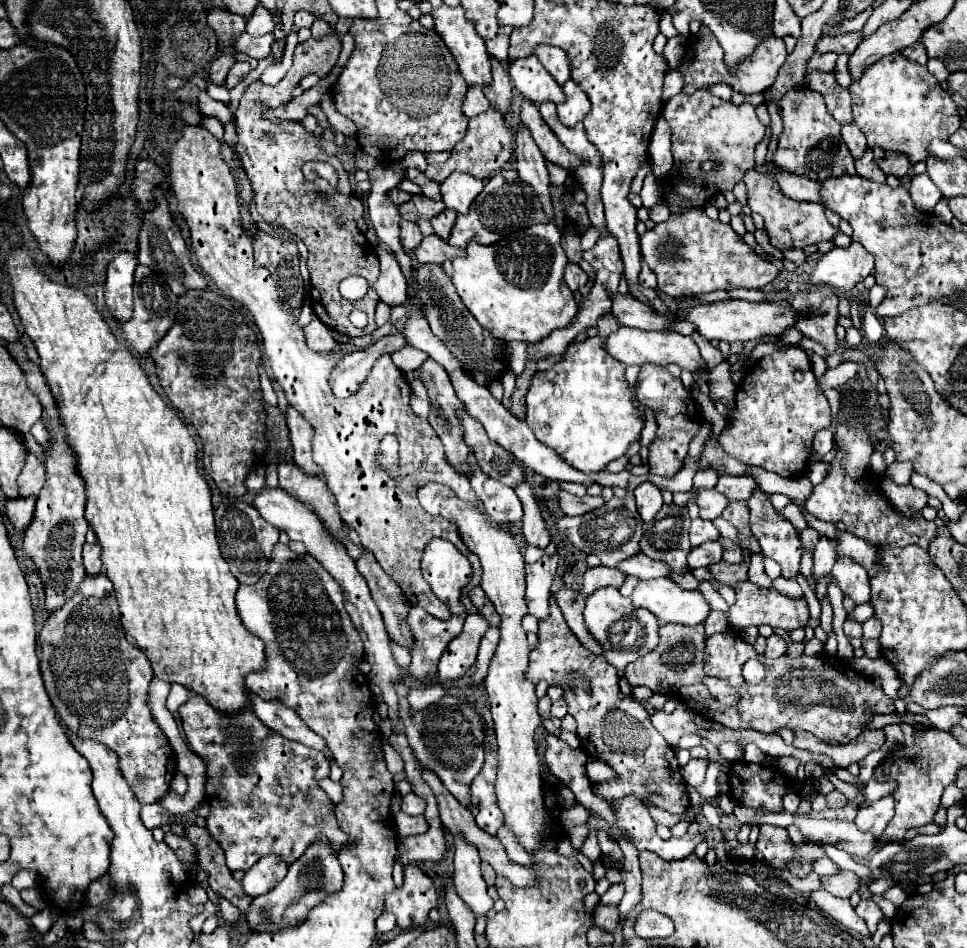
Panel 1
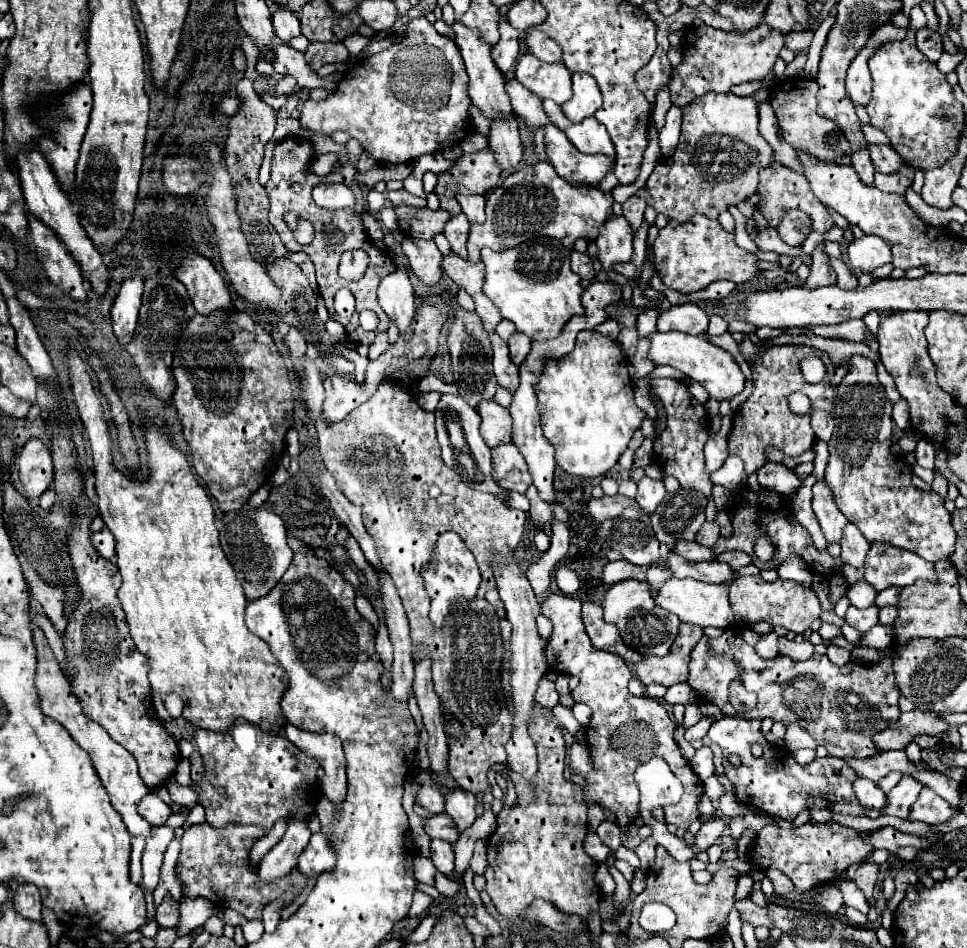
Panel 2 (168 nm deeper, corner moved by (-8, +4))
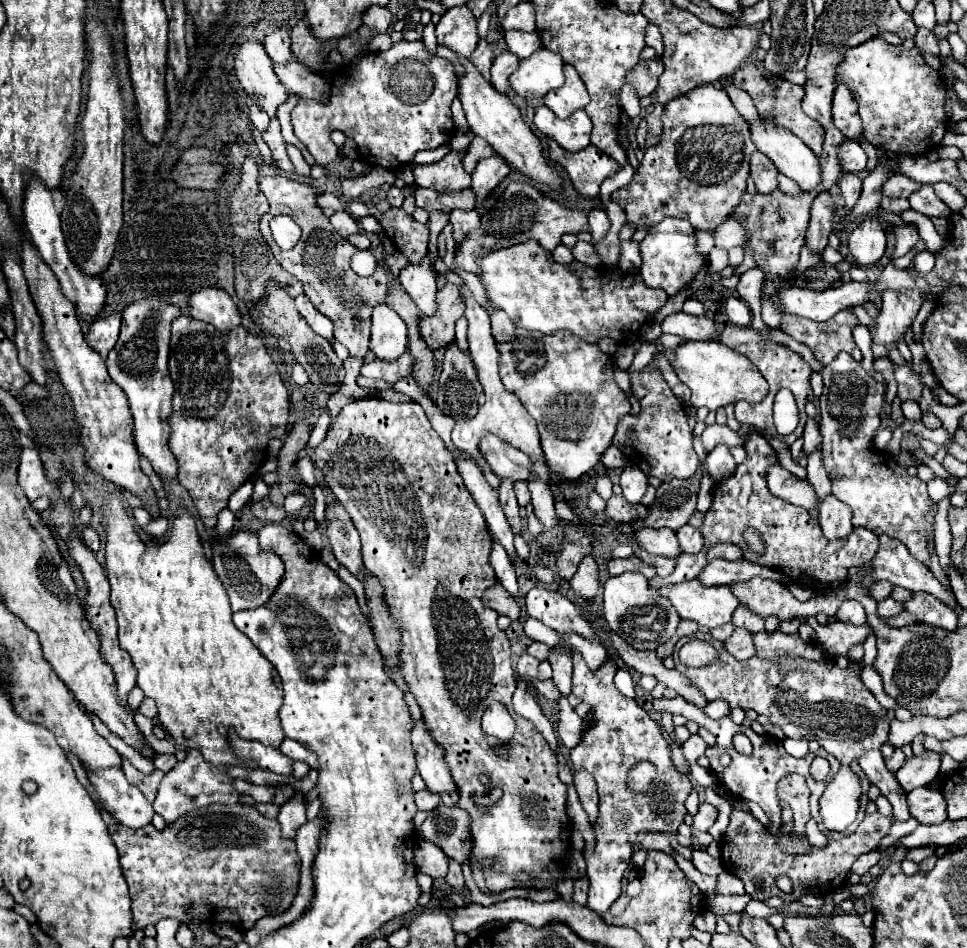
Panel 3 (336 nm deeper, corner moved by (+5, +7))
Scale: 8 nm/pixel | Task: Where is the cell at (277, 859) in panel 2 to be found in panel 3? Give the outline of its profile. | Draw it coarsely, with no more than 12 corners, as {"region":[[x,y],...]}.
{"region":[[296,792],[278,814],[282,838],[306,822],[306,802]]}

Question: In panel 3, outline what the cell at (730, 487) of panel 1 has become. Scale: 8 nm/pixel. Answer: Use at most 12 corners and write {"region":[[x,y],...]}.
{"region":[[768,468],[772,494],[794,506],[818,506],[814,488],[784,470]]}

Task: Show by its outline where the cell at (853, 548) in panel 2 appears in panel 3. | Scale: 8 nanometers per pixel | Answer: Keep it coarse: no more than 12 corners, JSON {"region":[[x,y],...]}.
{"region":[[834,496],[820,504],[826,540],[848,538],[854,530],[850,508]]}

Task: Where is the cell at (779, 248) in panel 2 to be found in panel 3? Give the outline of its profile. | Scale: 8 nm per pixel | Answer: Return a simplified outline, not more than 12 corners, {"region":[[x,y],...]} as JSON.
{"region":[[730,216],[716,230],[716,246],[748,244],[742,220]]}

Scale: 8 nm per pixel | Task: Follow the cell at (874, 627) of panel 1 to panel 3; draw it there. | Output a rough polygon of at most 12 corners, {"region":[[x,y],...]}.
{"region":[[884,598],[878,602],[878,614],[882,618],[898,616],[902,604]]}

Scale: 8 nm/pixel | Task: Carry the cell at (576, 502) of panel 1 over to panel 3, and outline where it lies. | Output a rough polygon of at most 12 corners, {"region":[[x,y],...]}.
{"region":[[612,496],[604,514],[614,522],[630,524],[646,516],[642,504],[628,504],[624,496]]}

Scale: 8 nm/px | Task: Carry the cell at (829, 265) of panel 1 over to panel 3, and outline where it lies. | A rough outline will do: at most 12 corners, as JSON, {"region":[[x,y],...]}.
{"region":[[864,220],[846,246],[858,266],[876,264],[886,248],[880,220]]}

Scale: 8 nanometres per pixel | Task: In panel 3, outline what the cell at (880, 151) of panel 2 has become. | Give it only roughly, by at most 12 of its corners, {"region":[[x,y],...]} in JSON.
{"region":[[856,140],[840,148],[844,172],[866,170],[868,156]]}

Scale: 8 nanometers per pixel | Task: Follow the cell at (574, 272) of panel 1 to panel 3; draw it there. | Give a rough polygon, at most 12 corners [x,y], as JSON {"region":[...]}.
{"region":[[564,244],[556,246],[552,252],[558,264],[574,262],[572,250]]}

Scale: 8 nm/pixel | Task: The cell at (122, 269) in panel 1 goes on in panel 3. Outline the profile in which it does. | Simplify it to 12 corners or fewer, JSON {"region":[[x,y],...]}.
{"region":[[122,314],[96,318],[88,344],[102,358],[118,340]]}

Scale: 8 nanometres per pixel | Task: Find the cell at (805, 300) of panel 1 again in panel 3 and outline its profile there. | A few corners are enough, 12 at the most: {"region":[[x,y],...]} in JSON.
{"region":[[828,192],[812,202],[806,248],[820,254],[834,230]]}

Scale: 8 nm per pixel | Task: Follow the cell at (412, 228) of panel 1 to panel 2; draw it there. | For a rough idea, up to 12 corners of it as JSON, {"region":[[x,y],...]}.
{"region":[[403,239],[403,253],[423,285],[441,283],[443,255],[435,243]]}

